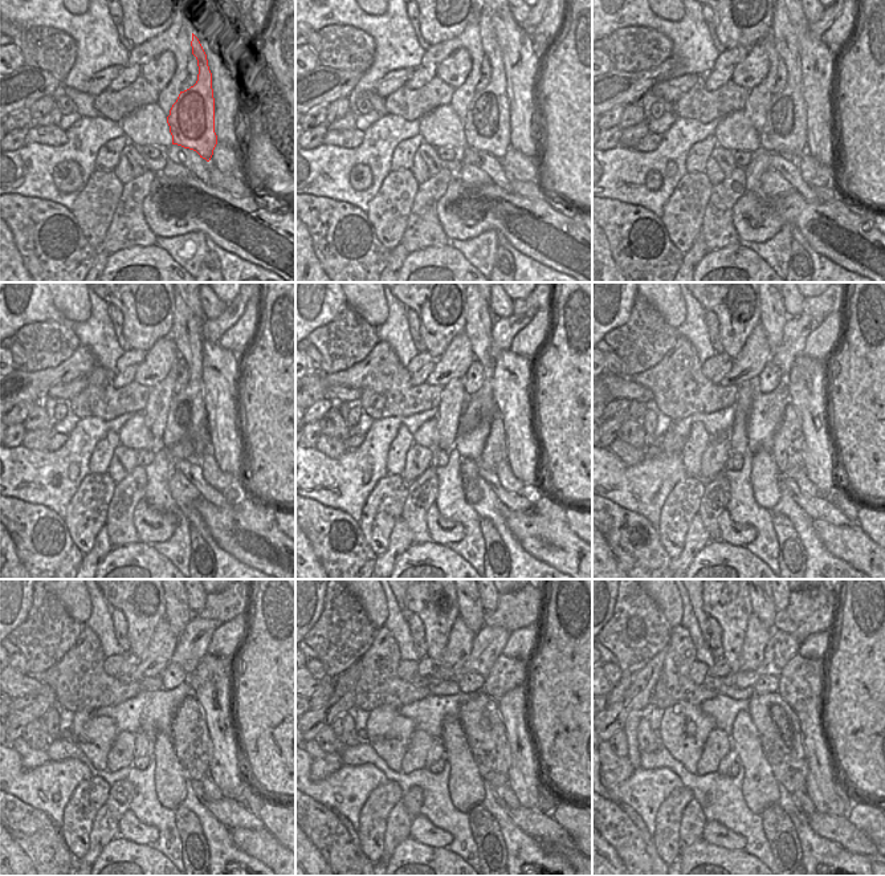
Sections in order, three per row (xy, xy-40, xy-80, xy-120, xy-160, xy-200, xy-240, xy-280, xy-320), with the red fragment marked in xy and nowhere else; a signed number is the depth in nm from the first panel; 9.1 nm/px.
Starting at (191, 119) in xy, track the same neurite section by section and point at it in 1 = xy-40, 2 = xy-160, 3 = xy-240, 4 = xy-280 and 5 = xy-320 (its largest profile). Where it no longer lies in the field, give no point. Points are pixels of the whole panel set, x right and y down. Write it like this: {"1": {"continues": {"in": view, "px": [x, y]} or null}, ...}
{"1": {"continues": {"in": "xy-40", "px": [486, 126]}}, "2": {"continues": {"in": "xy-160", "px": [480, 321]}}, "3": {"continues": {"in": "xy-240", "px": [178, 614]}}, "4": {"continues": {"in": "xy-280", "px": [470, 610]}}, "5": {"continues": {"in": "xy-320", "px": [763, 606]}}}

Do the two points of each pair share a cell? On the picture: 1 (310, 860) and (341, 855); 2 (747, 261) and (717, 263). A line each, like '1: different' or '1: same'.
1: different
2: same

